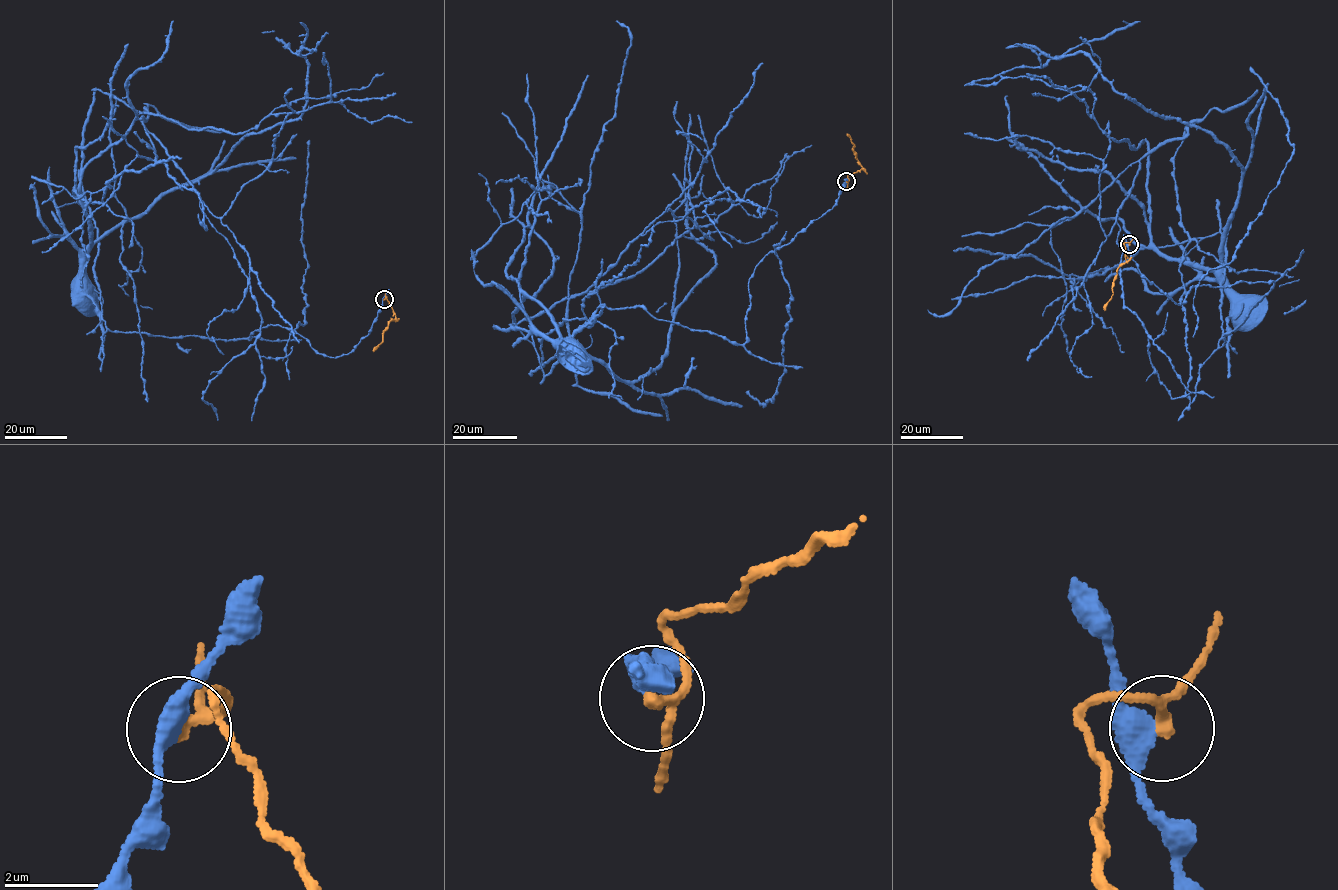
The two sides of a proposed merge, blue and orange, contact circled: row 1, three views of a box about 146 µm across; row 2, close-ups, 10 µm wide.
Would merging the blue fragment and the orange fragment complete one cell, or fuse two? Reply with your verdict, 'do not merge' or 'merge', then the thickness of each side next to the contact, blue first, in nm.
do not merge; calibres 360 and 200 nm

